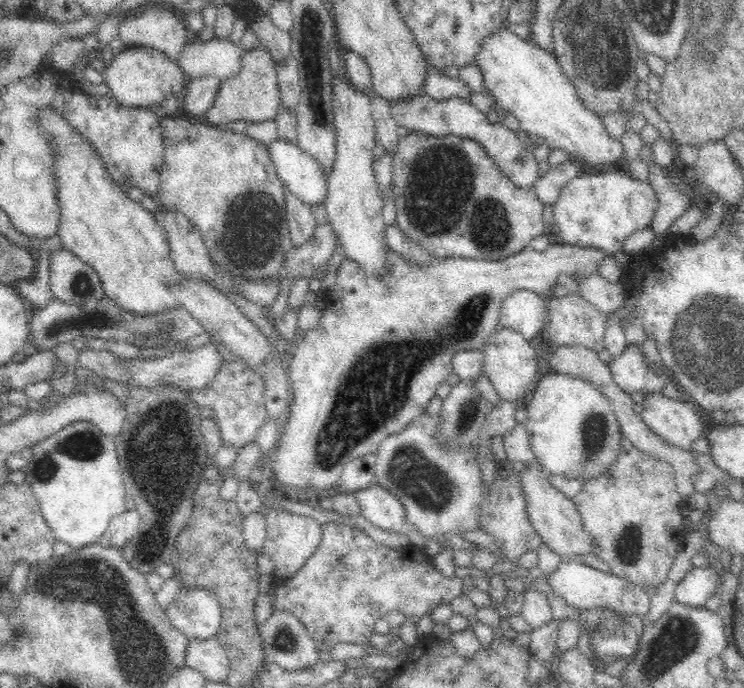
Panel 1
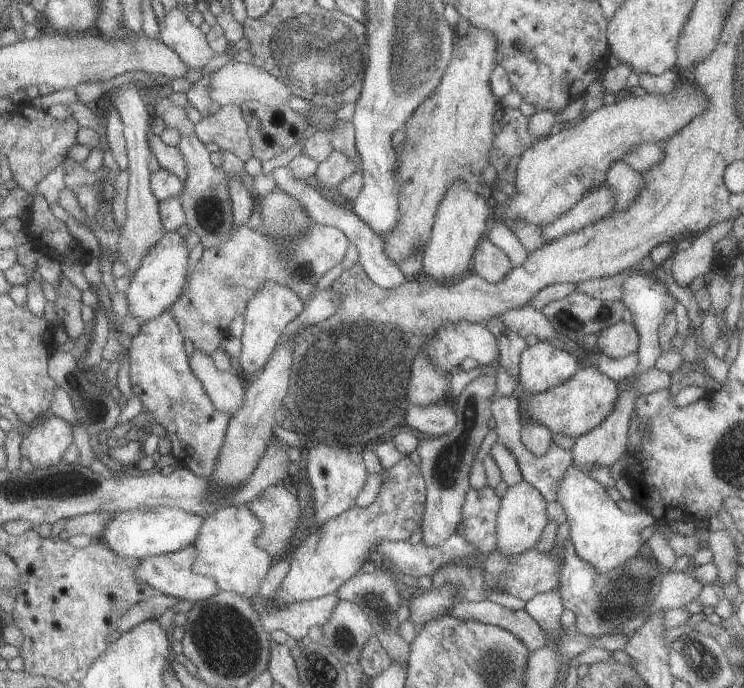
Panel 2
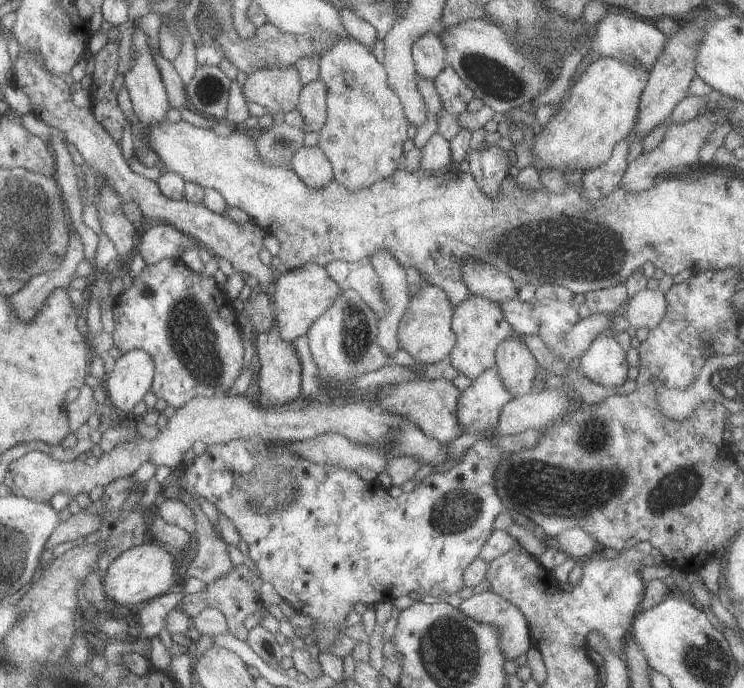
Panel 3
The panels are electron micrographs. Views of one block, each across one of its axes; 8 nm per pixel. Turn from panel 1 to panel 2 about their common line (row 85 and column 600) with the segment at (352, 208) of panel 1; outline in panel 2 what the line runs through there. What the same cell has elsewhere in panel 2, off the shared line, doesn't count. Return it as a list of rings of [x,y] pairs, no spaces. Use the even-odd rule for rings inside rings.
[[[620,321],[599,333],[597,350],[608,358],[624,358],[637,351],[639,334],[630,322]]]

